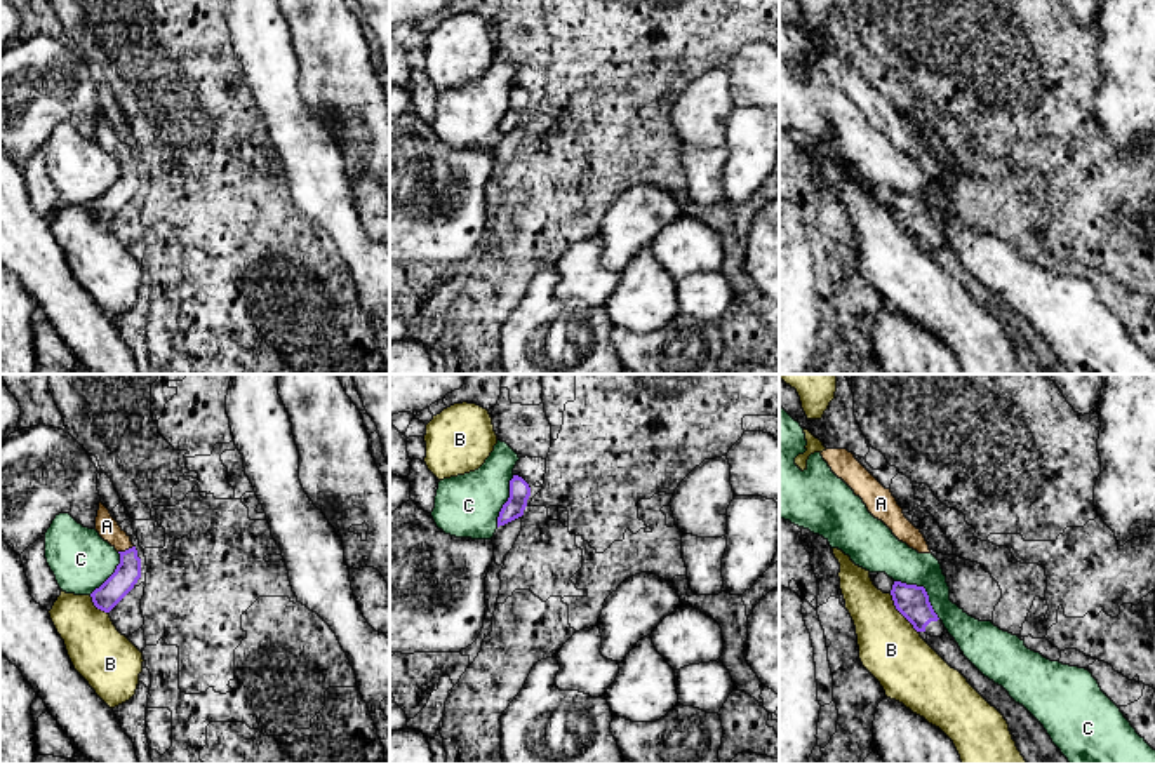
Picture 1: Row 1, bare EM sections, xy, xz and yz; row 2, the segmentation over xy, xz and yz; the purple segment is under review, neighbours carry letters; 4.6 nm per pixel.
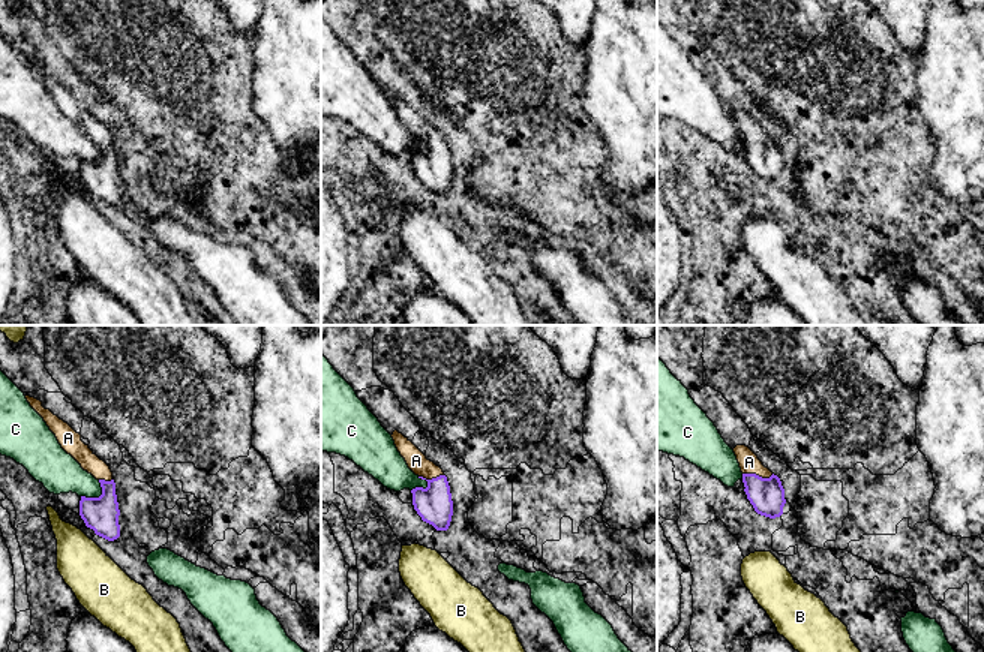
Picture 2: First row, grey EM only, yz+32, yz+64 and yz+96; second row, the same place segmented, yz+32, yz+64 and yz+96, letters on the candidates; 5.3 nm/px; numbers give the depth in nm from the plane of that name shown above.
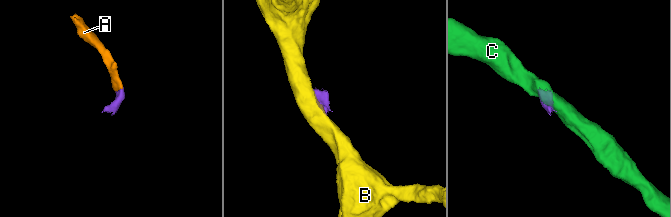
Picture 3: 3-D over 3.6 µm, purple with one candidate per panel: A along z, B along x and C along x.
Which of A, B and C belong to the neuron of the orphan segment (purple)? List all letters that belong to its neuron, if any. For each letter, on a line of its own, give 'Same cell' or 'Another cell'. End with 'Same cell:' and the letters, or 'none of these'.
A: Same cell
B: Another cell
C: Another cell
Same cell: A

